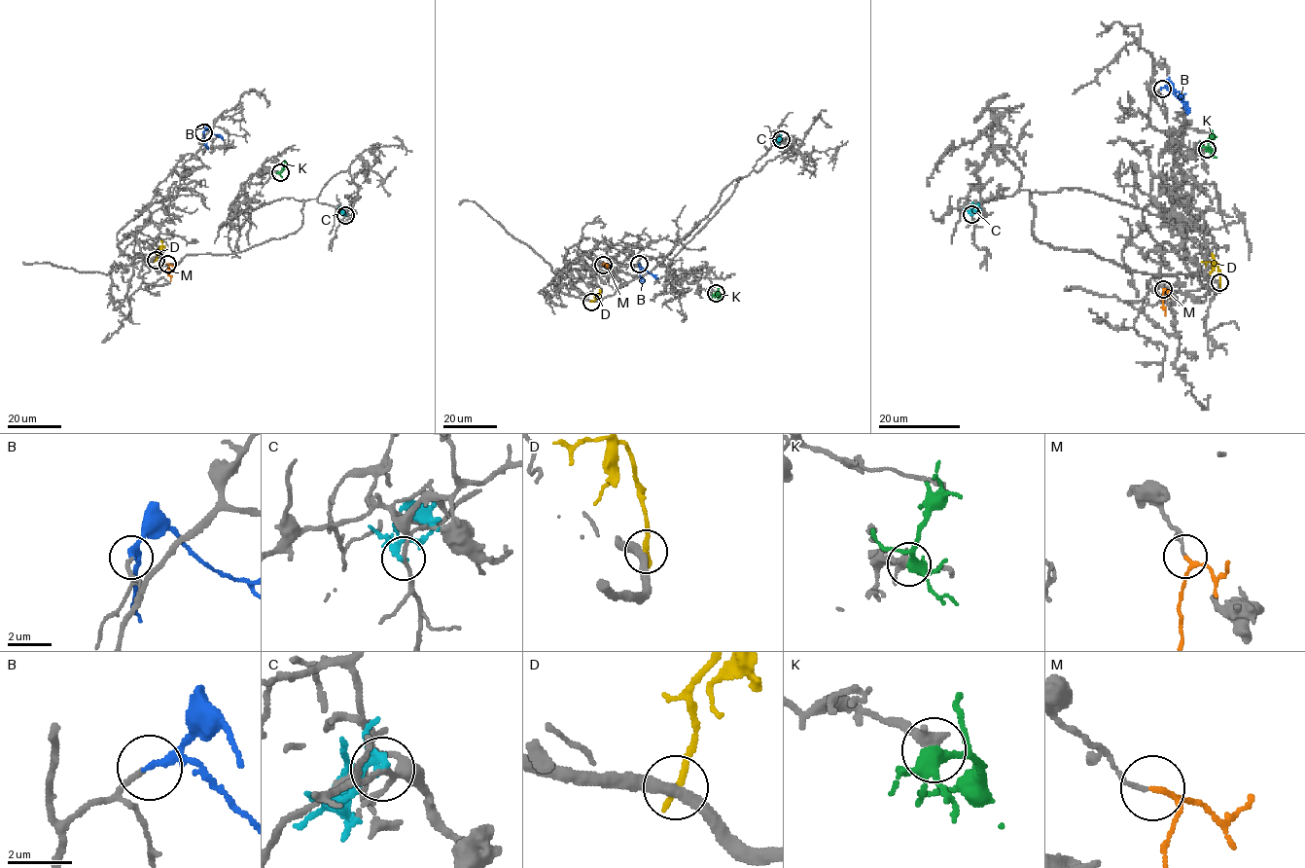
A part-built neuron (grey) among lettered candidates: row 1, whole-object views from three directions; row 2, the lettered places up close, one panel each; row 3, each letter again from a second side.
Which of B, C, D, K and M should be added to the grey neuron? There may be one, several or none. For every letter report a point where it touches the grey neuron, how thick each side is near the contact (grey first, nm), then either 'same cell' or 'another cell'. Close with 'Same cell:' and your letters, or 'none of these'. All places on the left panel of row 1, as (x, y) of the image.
B: contact (203, 132); calibres 160 and 180 nm; same cell
C: contact (345, 215); calibres 160 and 180 nm; another cell
D: contact (156, 260); calibres 340 and 240 nm; another cell
K: contact (280, 172); calibres 480 and 340 nm; another cell
M: contact (167, 264); calibres 110 and 110 nm; same cell
Same cell: B, M

